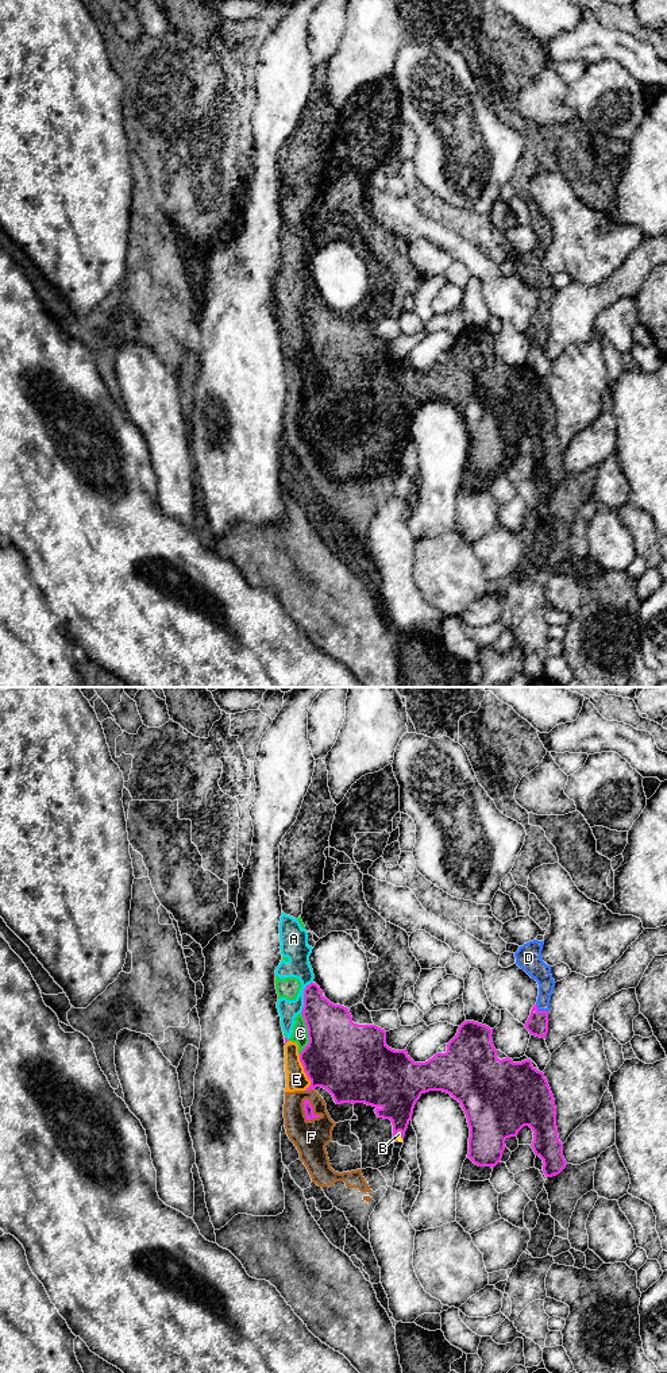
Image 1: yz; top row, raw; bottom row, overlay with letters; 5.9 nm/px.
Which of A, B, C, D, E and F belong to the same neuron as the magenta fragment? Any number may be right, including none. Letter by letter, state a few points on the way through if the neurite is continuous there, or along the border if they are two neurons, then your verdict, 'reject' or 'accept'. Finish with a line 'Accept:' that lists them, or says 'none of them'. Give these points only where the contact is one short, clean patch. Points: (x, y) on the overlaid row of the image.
A: reject
B: reject
C: reject
D: accept
E: reject
F: reject
Accept: D

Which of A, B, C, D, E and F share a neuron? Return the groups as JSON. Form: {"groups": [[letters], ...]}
{"groups": [["A", "B", "C", "E", "F"], ["D"]]}

